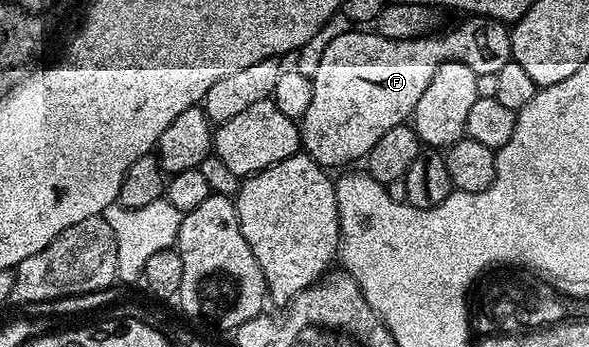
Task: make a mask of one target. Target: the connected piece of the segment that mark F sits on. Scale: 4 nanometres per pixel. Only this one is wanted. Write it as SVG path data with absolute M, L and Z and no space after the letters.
M486 17L464 20L452 31L422 39L386 39L371 29L352 29L333 37L313 76L313 101L301 120L302 150L328 169L358 164L389 129L404 126L414 116L421 93L450 59L469 65L476 75L497 73L501 65L512 62L511 32L506 26Z

